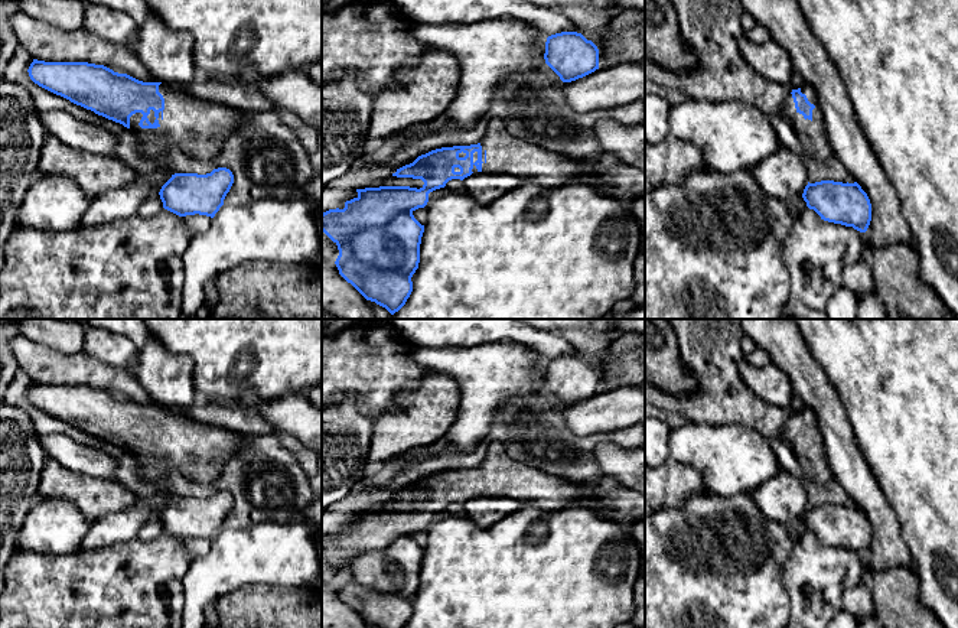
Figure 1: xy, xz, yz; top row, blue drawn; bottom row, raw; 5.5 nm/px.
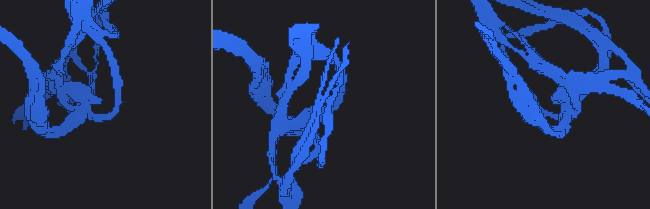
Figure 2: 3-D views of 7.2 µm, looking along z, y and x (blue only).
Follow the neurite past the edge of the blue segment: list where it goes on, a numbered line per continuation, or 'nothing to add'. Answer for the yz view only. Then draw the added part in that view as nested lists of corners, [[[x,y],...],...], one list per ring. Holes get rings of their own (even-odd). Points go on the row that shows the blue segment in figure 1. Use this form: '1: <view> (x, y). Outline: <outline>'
1: yz (813, 136). Outline: [[[805,84],[801,88],[801,92],[805,94],[808,101],[815,105],[812,110],[812,118],[805,120],[804,115],[796,111],[792,94],[786,97],[782,114],[792,123],[792,128],[802,144],[805,156],[825,162],[834,154],[828,144],[821,108],[817,105],[815,91],[811,85]]]

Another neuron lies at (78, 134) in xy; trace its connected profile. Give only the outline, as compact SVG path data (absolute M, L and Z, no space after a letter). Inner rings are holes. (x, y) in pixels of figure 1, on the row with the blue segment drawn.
M63 110L39 113L39 120L46 131L75 150L95 154L113 154L115 139L110 130L97 123L78 120Z

